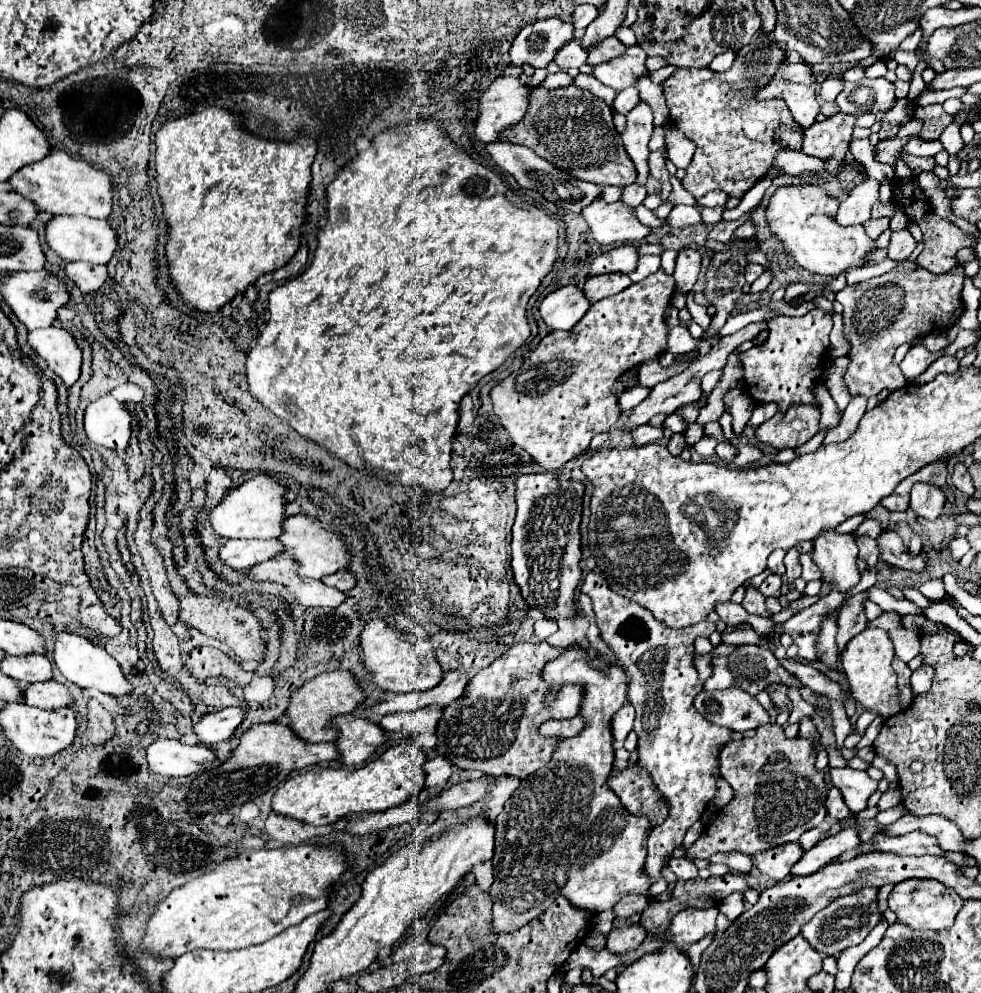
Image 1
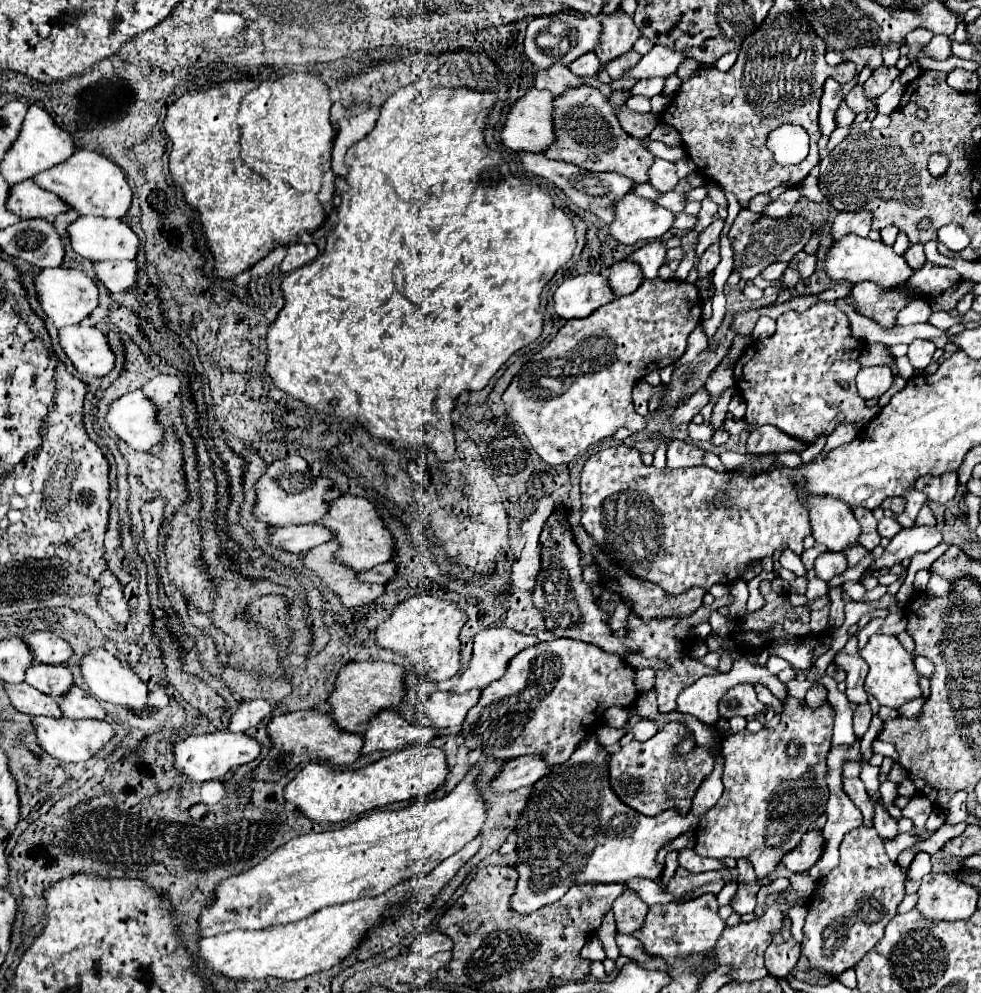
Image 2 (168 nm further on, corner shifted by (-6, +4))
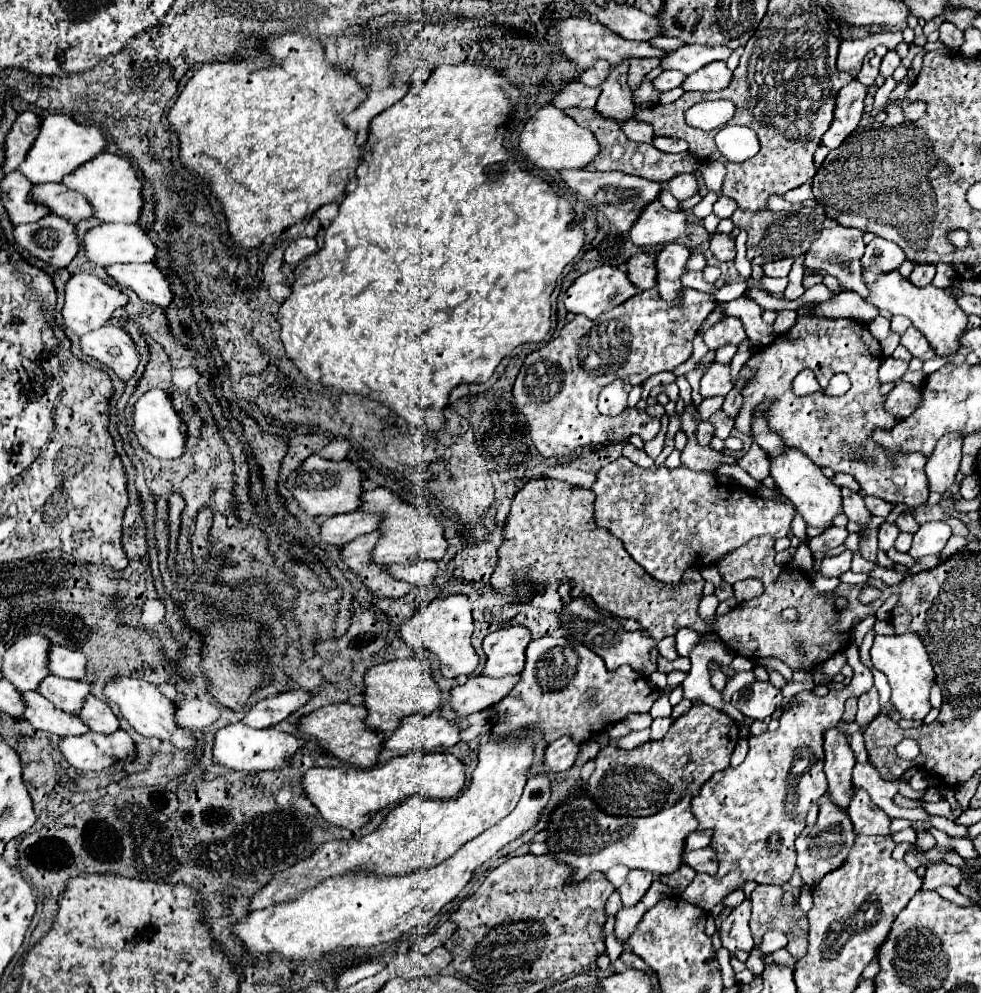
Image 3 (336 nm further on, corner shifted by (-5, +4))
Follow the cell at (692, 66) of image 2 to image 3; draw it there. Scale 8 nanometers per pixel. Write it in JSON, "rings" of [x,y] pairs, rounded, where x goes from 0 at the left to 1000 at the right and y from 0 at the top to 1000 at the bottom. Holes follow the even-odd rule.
{"rings":[[[737,60],[725,62],[717,68],[713,68],[708,75],[702,75],[694,89],[696,91],[715,91],[715,93],[723,93],[723,91],[737,91],[741,87],[741,83],[745,83],[745,70],[739,66]]]}

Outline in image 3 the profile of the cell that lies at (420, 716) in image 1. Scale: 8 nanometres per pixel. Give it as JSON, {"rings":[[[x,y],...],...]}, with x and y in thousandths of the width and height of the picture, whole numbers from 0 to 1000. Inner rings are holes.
{"rings":[[[480,681],[474,689],[464,689],[460,693],[460,715],[466,721],[478,721],[482,717],[490,717],[492,713],[501,711],[501,707],[509,707],[521,697],[529,681],[517,683],[494,683],[494,681]]]}

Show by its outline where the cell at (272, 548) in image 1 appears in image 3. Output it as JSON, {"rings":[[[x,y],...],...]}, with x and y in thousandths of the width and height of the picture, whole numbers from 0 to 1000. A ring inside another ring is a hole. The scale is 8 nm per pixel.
{"rings":[[[354,516],[346,520],[337,520],[325,530],[325,540],[331,548],[350,550],[354,544],[380,536],[386,528],[384,518],[366,518],[366,516]]]}

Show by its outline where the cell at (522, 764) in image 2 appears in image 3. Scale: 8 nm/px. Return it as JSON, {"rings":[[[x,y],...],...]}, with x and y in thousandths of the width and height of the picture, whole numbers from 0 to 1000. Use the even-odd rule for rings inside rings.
{"rings":[[[572,741],[570,745],[562,747],[556,753],[556,765],[554,765],[554,777],[574,777],[584,771],[588,763],[590,751],[582,747],[582,743]]]}

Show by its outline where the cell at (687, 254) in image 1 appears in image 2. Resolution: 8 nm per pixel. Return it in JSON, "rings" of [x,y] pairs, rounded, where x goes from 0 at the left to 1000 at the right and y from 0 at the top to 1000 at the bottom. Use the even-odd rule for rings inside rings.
{"rings":[[[726,246],[726,248],[716,256],[716,260],[714,260],[712,266],[709,266],[709,270],[712,270],[712,284],[709,284],[709,288],[714,288],[714,280],[716,280],[718,276],[726,274],[726,272],[732,268],[732,264],[734,264],[734,250],[732,250],[732,246]]]}

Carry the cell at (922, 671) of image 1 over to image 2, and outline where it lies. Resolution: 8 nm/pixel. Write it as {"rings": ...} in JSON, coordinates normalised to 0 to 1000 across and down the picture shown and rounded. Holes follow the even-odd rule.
{"rings":[[[934,703],[934,705],[926,707],[926,709],[922,709],[915,717],[917,717],[919,723],[930,723],[930,725],[934,725],[934,723],[938,723],[940,711],[942,711],[942,705],[940,705],[940,703]]]}

